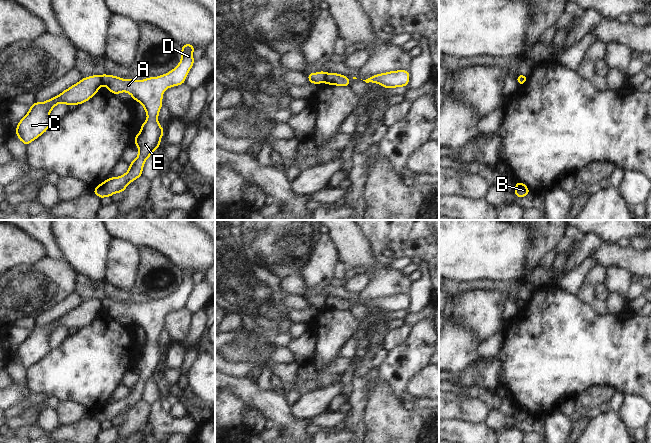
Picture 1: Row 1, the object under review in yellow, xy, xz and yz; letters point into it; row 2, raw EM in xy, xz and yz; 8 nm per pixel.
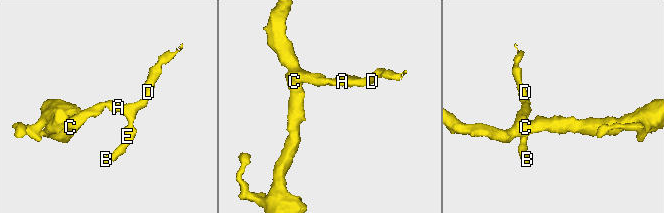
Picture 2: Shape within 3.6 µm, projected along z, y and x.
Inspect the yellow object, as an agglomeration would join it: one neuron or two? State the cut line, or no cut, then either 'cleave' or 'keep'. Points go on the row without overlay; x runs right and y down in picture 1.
cut in xy along (100, 299), (102, 307); cleave

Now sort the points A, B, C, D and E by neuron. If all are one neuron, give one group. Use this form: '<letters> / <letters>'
A B D E / C

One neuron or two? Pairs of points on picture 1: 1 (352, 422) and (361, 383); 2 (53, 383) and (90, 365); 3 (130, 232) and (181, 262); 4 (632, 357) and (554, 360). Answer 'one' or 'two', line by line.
1: one
2: one
3: one
4: one

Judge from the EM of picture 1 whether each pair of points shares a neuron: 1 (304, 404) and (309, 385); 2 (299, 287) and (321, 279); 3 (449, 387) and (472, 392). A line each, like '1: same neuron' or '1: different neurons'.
1: different neurons
2: different neurons
3: same neuron

